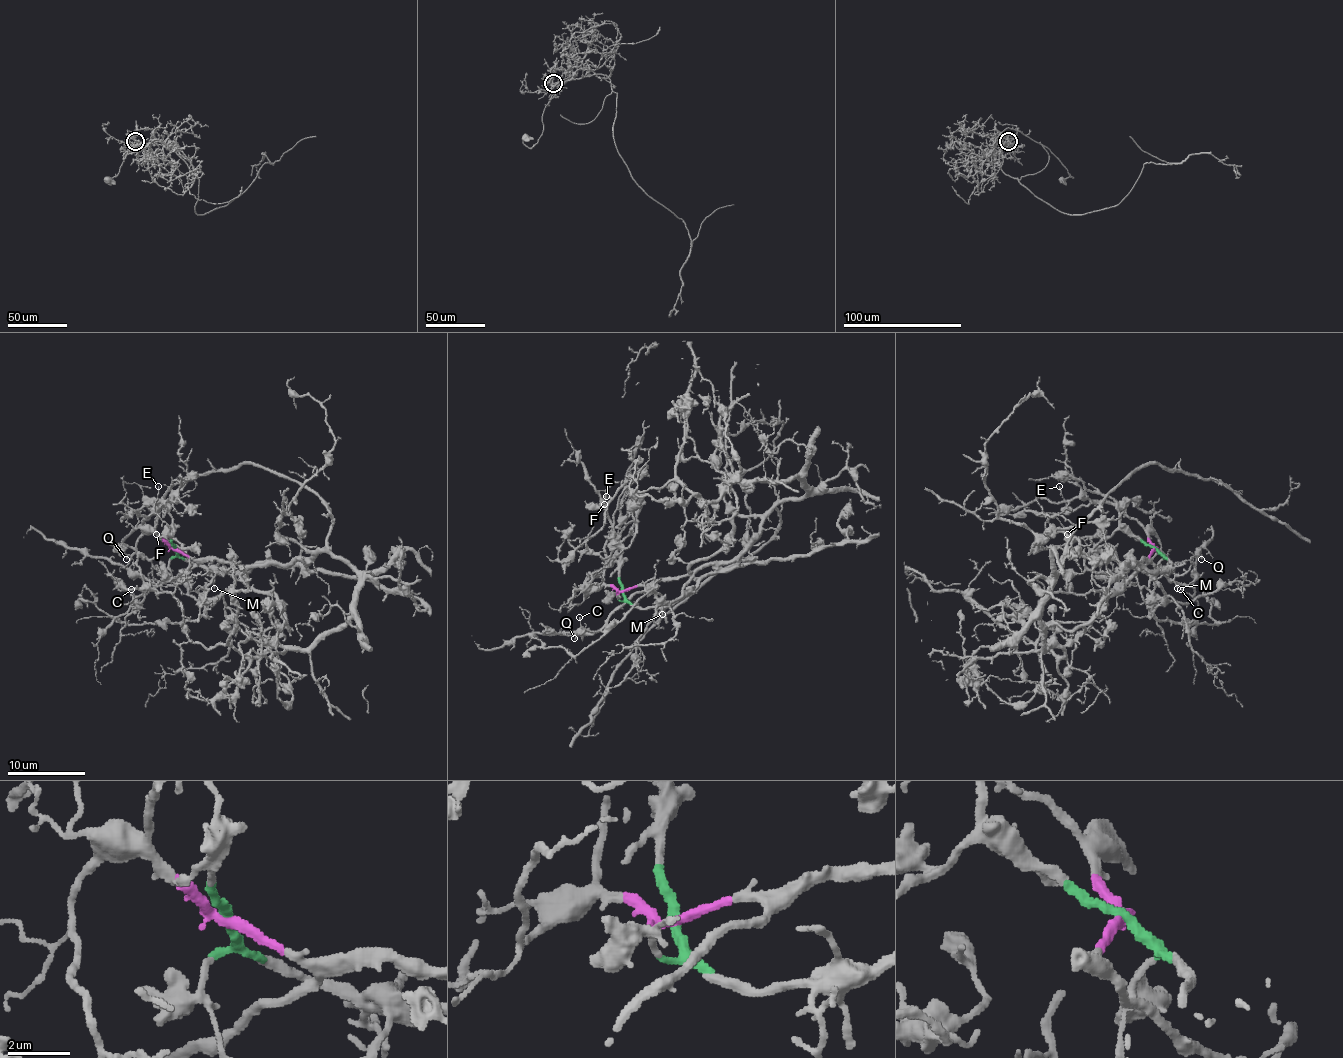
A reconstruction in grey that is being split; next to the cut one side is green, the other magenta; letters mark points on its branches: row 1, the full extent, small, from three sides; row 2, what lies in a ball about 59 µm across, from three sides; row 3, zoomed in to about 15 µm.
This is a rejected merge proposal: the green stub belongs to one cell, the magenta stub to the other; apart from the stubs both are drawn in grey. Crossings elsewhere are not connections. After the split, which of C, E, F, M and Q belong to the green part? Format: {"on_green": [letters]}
{"on_green": ["M"]}

